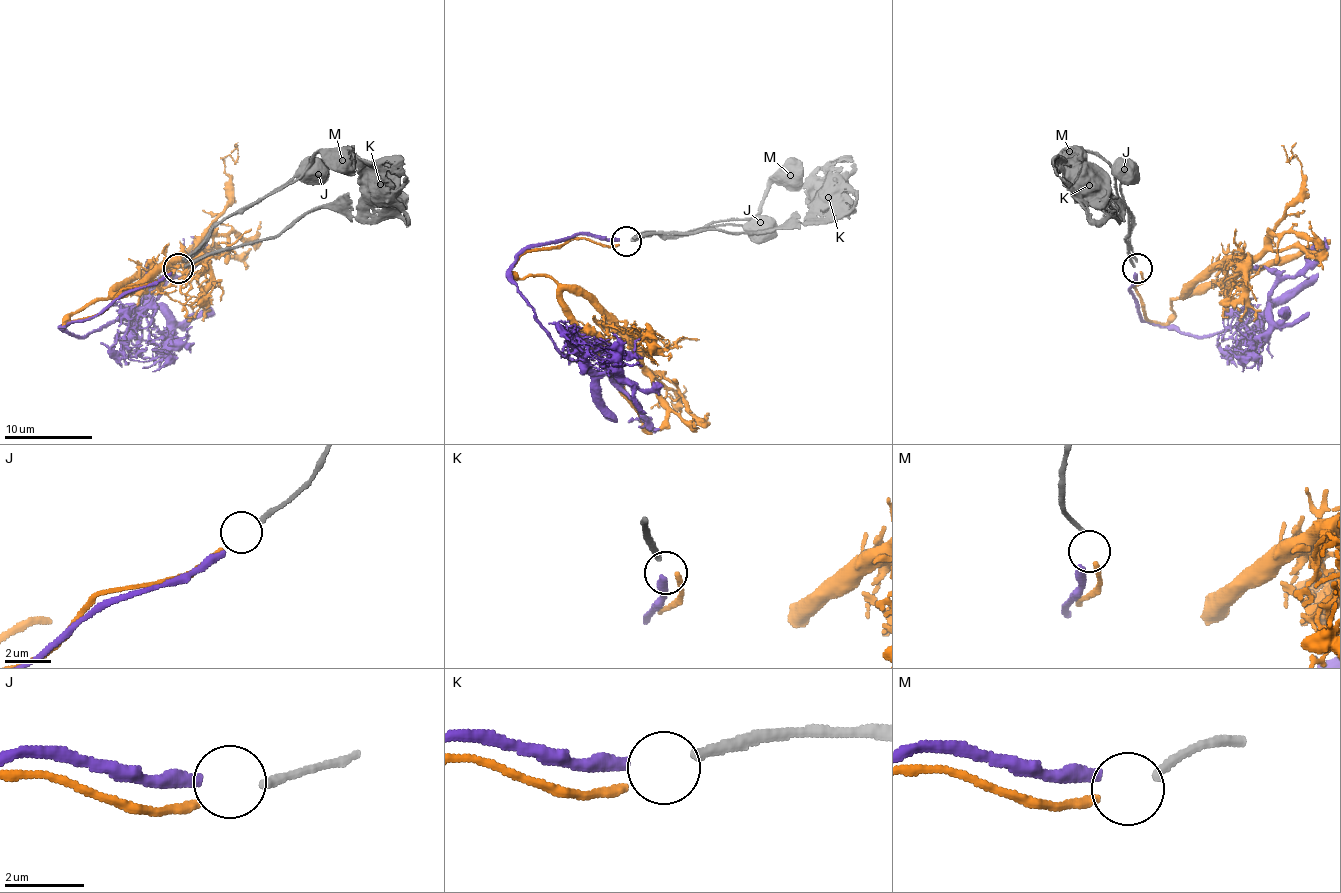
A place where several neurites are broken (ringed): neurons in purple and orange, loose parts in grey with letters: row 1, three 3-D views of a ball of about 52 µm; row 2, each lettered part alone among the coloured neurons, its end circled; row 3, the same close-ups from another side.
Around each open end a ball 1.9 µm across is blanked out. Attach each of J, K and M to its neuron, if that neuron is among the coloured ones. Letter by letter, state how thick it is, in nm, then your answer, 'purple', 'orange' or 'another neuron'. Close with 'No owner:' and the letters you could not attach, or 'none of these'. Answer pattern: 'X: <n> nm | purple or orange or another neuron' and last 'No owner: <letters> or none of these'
J: 220 nm | another neuron
K: 240 nm | purple
M: 180 nm | orange
No owner: J

